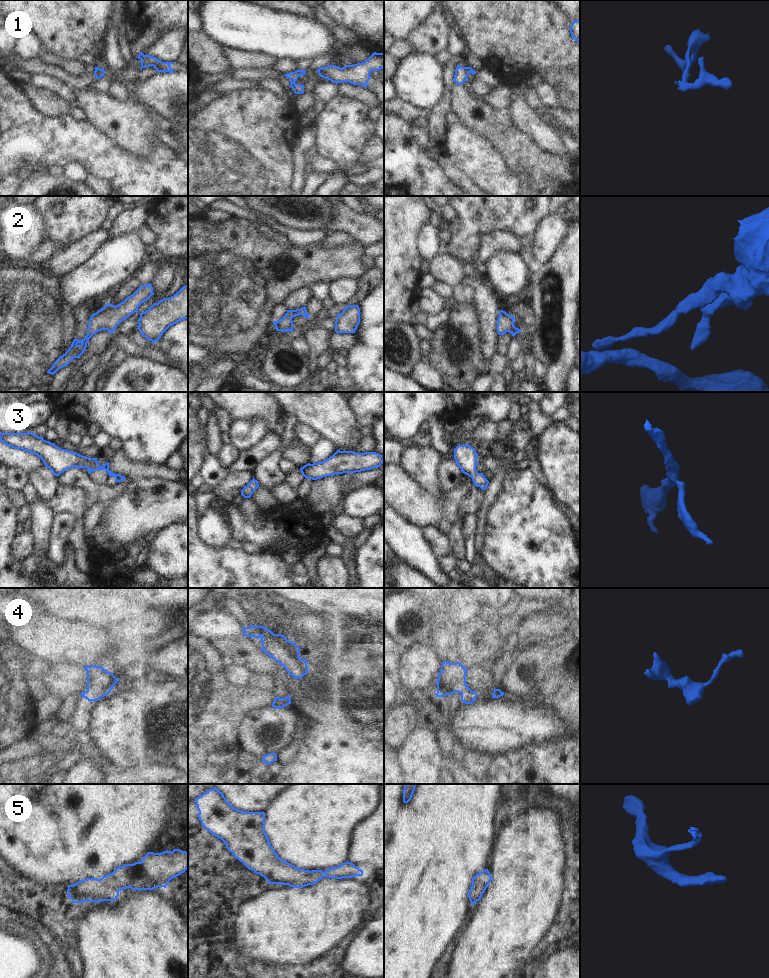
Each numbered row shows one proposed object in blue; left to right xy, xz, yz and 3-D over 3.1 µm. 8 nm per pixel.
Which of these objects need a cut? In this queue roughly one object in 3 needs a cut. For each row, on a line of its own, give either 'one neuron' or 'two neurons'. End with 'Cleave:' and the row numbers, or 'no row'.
1: two neurons
2: one neuron
3: one neuron
4: one neuron
5: one neuron
Cleave: 1

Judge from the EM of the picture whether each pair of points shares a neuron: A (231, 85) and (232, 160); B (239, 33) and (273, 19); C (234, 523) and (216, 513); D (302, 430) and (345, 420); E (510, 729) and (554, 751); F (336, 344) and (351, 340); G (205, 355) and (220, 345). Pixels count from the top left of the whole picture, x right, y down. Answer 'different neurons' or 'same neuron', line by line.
A: different neurons
B: same neuron
C: different neurons
D: different neurons
E: different neurons
F: same neuron
G: different neurons

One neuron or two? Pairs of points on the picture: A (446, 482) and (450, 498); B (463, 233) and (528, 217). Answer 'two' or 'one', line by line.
A: two
B: one

